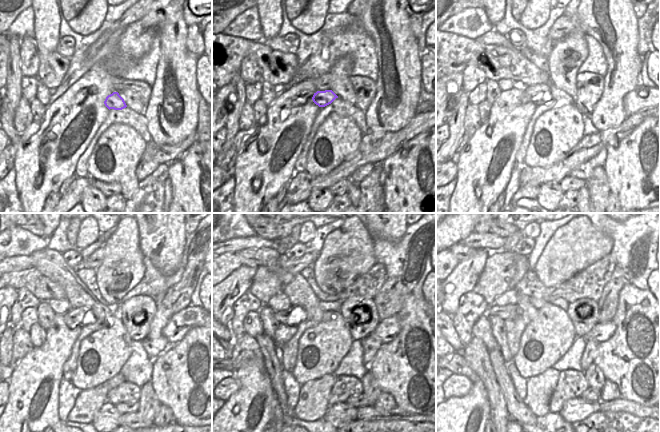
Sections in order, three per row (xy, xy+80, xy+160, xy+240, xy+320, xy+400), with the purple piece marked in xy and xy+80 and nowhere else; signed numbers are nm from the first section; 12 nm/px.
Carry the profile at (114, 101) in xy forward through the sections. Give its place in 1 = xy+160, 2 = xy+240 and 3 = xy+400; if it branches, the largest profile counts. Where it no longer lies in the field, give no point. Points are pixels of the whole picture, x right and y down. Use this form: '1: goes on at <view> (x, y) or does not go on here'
1: goes on at xy+160 (539, 94)
2: goes on at xy+240 (78, 314)
3: goes on at xy+400 (504, 312)

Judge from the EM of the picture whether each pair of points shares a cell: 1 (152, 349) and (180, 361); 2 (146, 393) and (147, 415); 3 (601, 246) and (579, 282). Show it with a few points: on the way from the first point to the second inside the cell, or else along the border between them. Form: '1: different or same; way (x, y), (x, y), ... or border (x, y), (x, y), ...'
1: different; border (170, 344), (153, 359)
2: same; way (147, 398), (147, 410)
3: different; border (609, 253), (569, 278)

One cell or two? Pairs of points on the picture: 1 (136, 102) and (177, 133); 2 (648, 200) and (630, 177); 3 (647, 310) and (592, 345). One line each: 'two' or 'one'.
1: two
2: one
3: two

